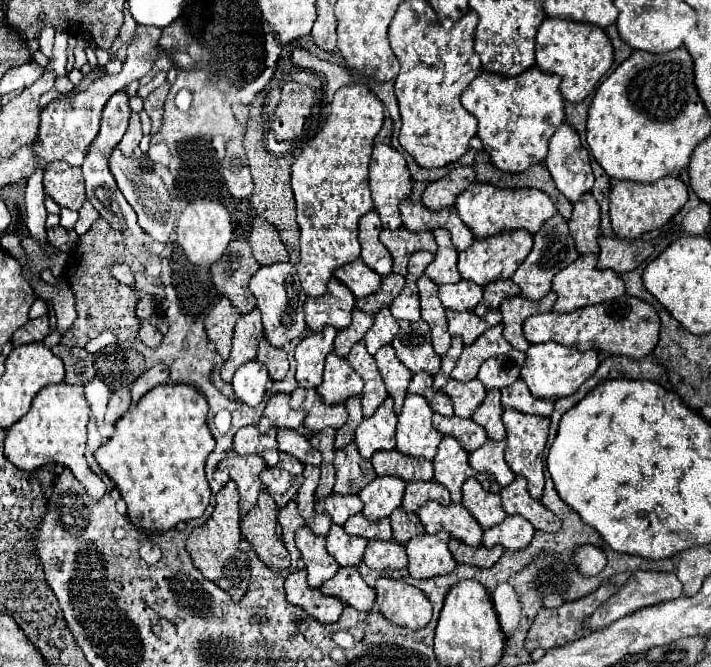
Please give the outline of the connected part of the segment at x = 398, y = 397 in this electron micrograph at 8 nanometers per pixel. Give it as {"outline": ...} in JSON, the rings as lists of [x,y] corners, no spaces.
{"outline":[[[390,344],[380,348],[374,358],[376,358],[376,364],[378,364],[380,376],[382,376],[384,384],[386,384],[386,390],[394,398],[394,414],[398,416],[402,412],[408,382],[412,380],[414,374],[406,366],[402,366],[402,362],[396,358],[394,348]]]}

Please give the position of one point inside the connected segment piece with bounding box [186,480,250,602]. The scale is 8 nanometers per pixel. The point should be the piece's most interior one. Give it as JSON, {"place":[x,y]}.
{"place":[213,547]}

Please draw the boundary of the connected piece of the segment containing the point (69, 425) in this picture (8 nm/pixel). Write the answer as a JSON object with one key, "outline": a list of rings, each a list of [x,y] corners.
{"outline":[[[58,384],[58,386],[46,386],[38,398],[34,398],[34,406],[30,408],[30,414],[18,422],[18,426],[12,426],[6,432],[4,440],[4,456],[18,468],[18,470],[36,470],[44,464],[62,464],[68,468],[80,484],[86,486],[86,494],[100,502],[106,494],[104,482],[88,468],[86,456],[84,456],[84,444],[86,444],[86,426],[88,426],[88,412],[90,406],[84,398],[84,386],[70,386],[70,384]]]}

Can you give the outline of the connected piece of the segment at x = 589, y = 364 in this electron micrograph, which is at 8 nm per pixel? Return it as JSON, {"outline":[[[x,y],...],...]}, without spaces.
{"outline":[[[546,342],[546,344],[532,344],[526,350],[526,362],[520,370],[520,378],[526,382],[528,390],[532,392],[534,398],[544,398],[544,400],[558,400],[564,396],[574,394],[598,368],[598,352],[588,350],[588,352],[578,352],[574,348],[564,348],[556,342]]]}

